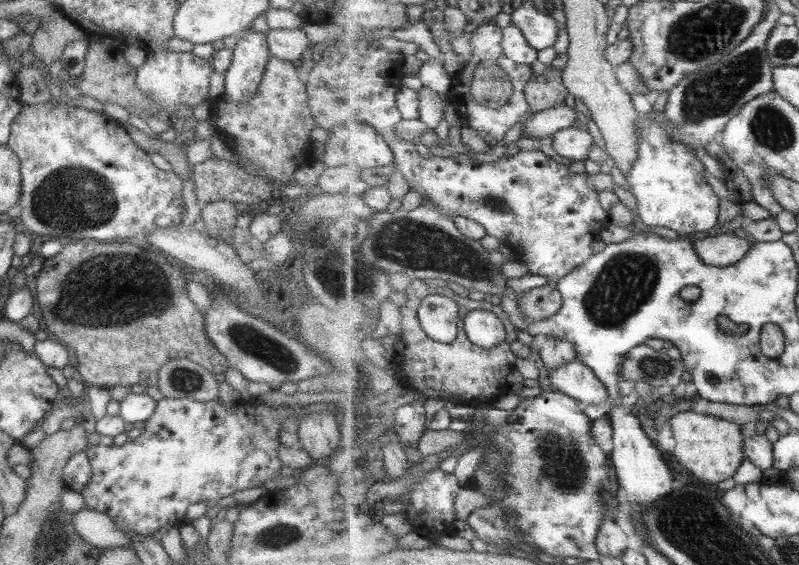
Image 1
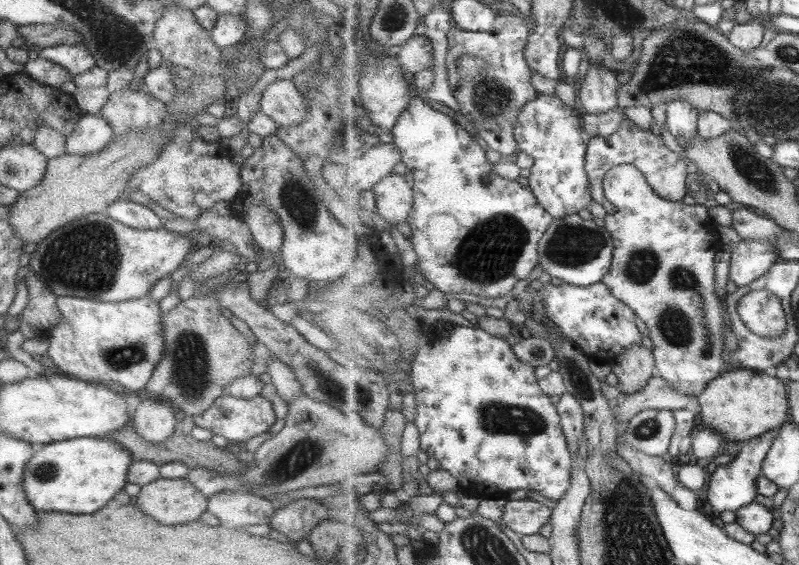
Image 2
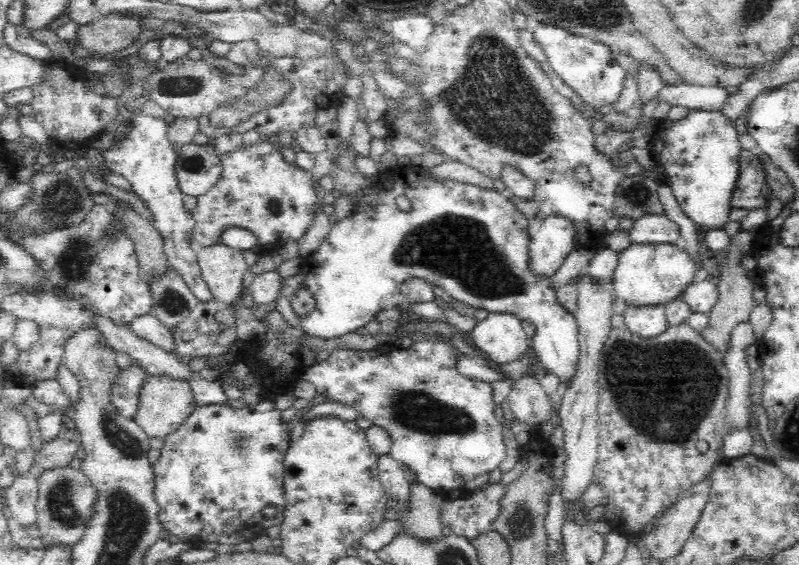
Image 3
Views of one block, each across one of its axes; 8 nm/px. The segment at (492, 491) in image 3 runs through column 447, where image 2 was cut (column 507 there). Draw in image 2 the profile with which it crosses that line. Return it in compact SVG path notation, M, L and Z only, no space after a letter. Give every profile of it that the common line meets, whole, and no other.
M518 499L506 502L501 516L505 525L519 534L539 534L545 524L551 523L554 508L547 507L535 500Z

